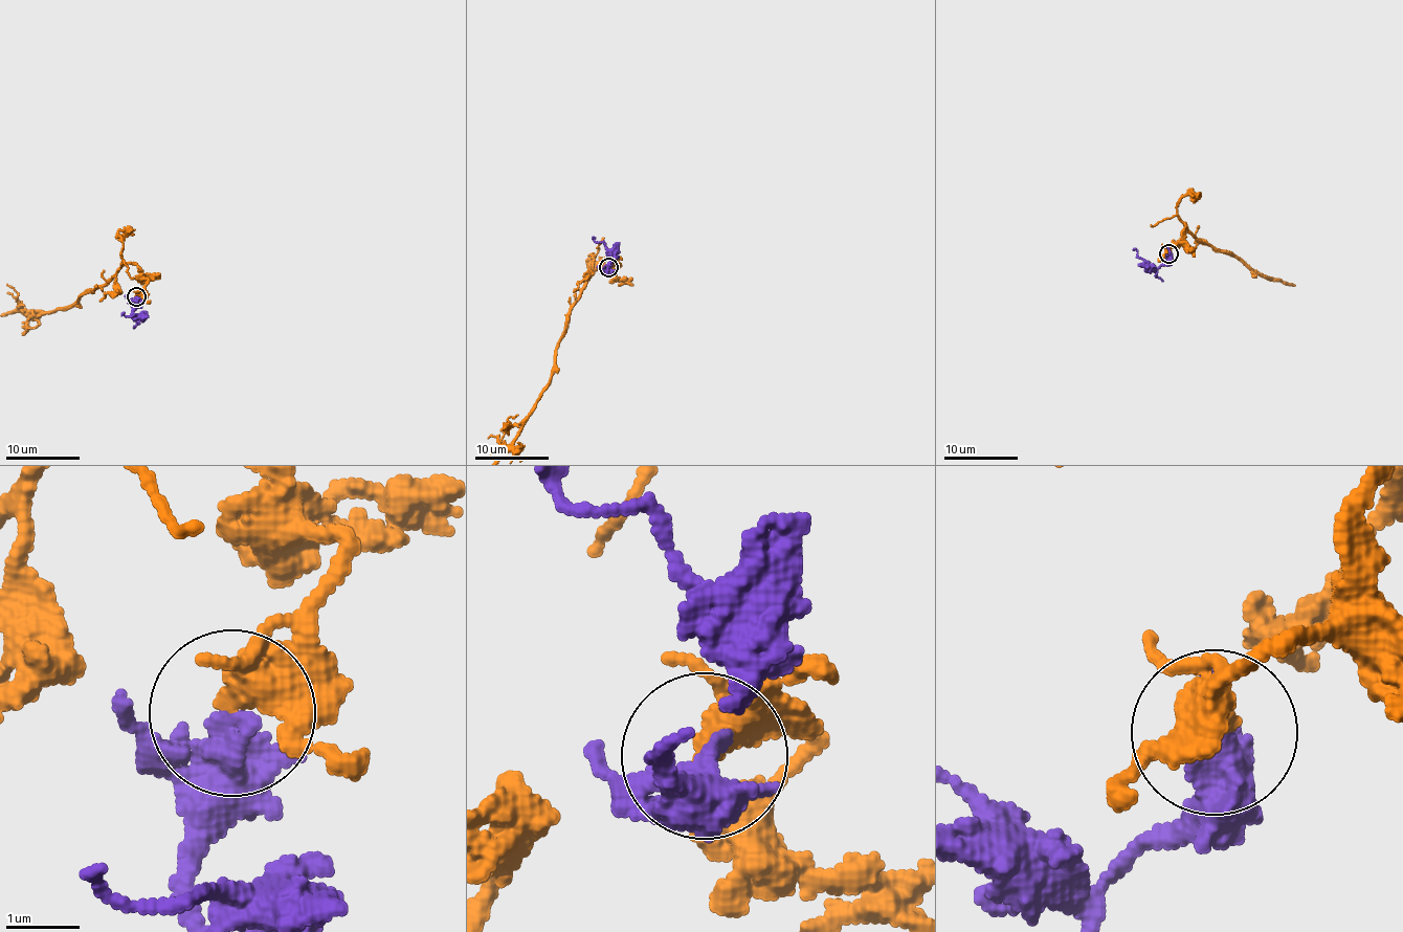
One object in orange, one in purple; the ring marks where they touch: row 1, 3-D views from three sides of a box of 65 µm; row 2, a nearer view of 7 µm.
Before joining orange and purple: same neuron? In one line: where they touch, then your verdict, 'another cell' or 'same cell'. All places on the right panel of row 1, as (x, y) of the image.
place (1168, 253); another cell

